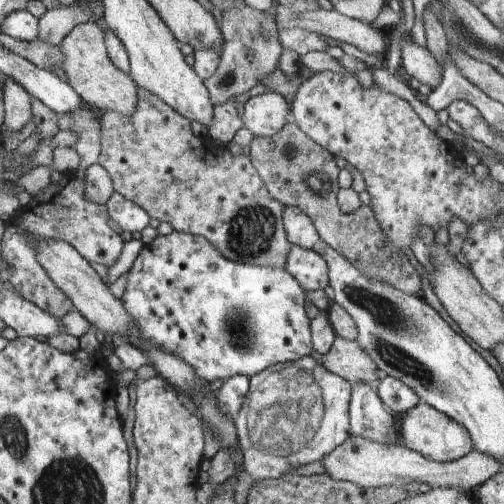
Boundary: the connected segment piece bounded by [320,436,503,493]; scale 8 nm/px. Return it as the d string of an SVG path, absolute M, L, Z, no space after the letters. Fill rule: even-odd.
M352 436L343 445L338 446L330 454L320 460L324 464L324 473L331 475L337 481L350 481L359 487L388 487L418 481L430 484L432 487L456 487L469 493L474 486L480 486L499 473L503 463L498 462L492 455L482 454L472 450L462 458L452 462L436 462L424 458L415 450L403 444L384 444Z

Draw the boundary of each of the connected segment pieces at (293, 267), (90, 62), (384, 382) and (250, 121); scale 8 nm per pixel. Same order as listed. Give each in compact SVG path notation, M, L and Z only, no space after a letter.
M295 245L287 258L285 269L302 284L304 290L324 289L330 284L327 259L313 249Z
M82 23L75 26L60 44L64 52L64 65L60 66L68 84L82 98L84 105L93 105L100 112L114 110L120 114L134 113L139 102L139 89L131 75L111 61L107 54L105 34L96 23Z
M381 375L375 387L382 402L396 414L408 413L422 402L407 383L392 376Z
M266 92L251 96L244 104L241 122L254 137L271 137L291 121L291 108L280 93Z

